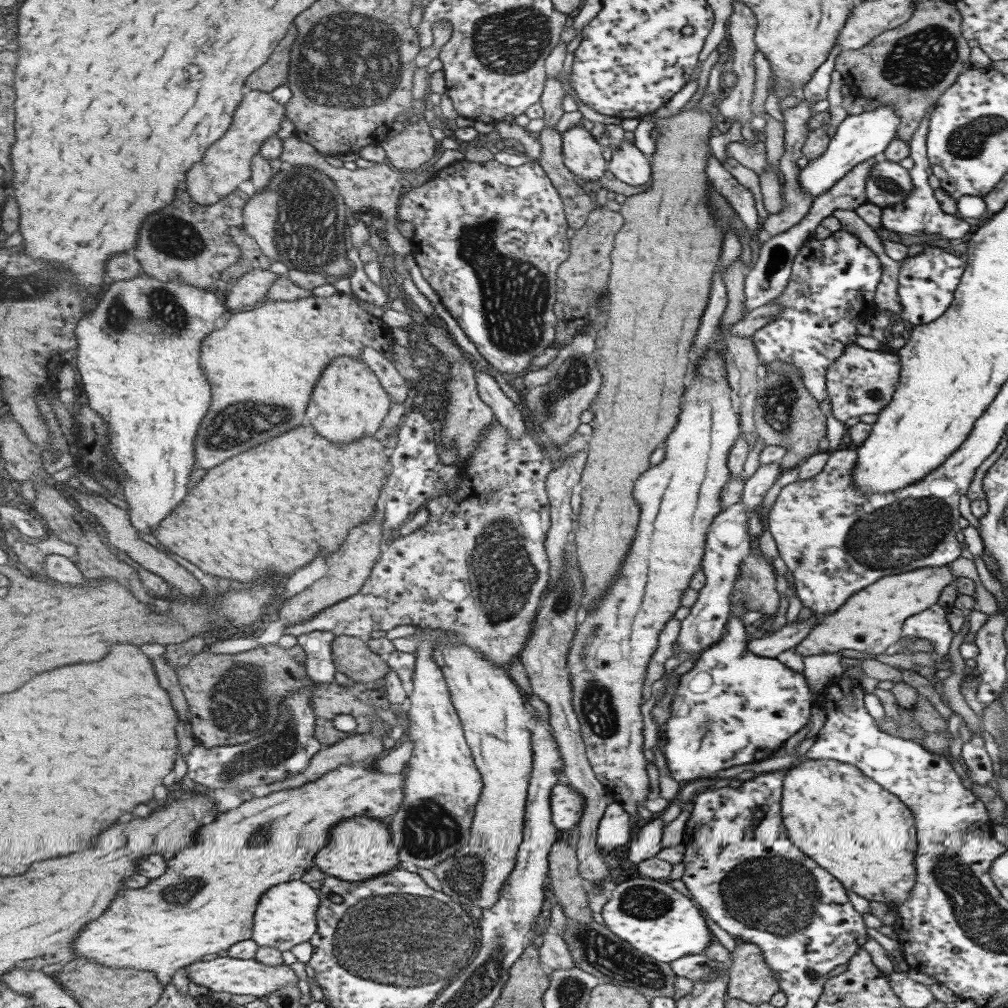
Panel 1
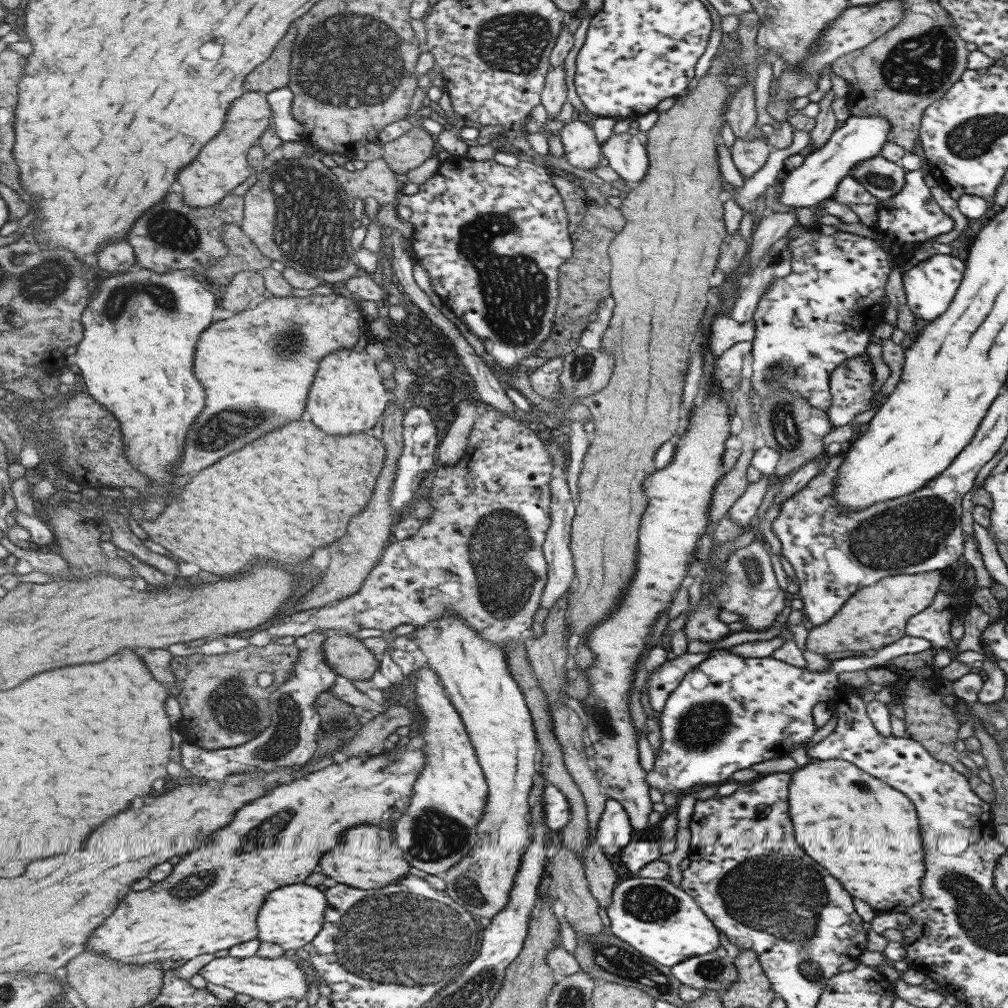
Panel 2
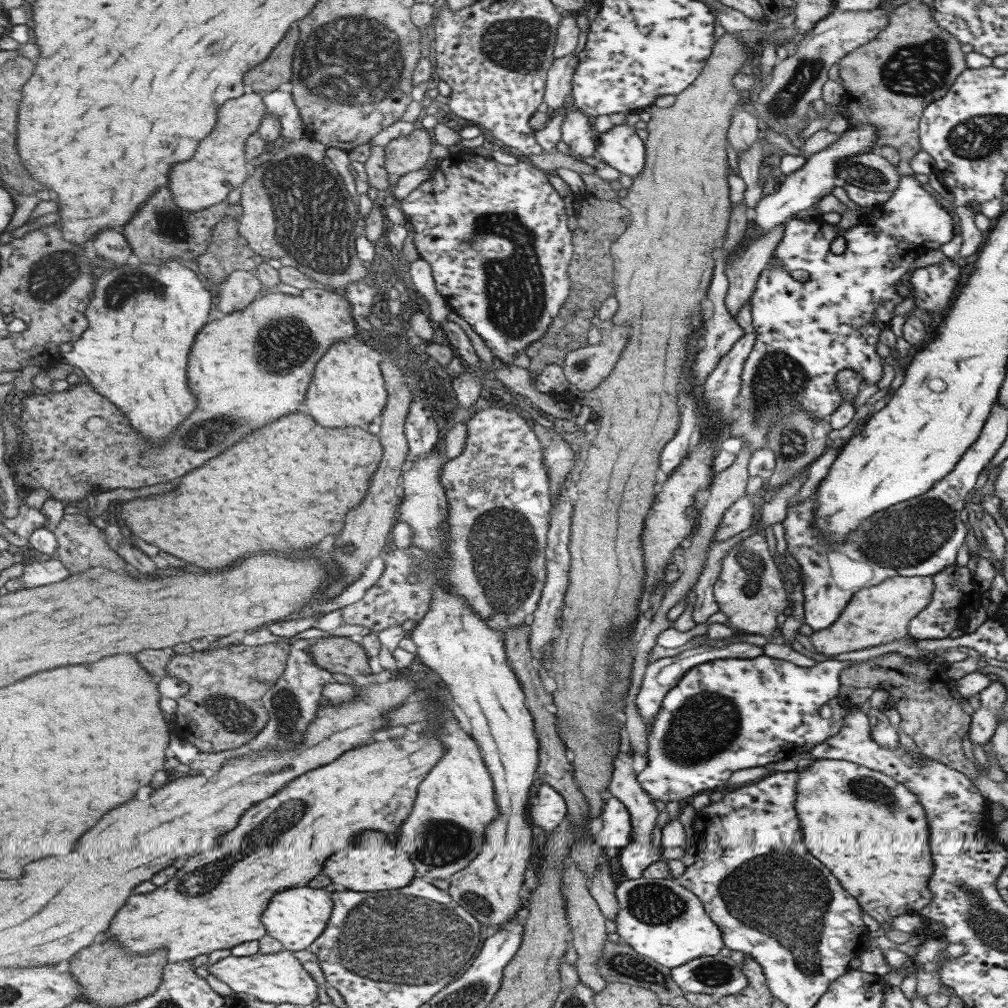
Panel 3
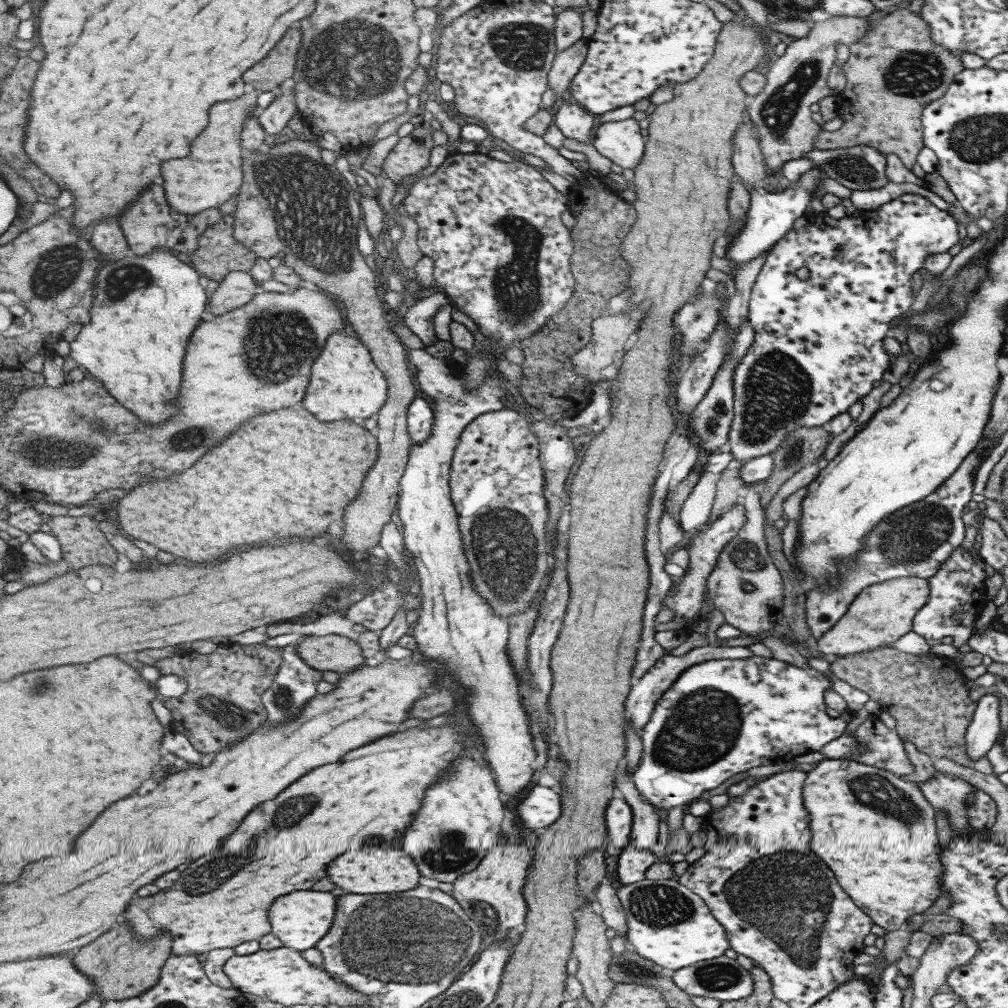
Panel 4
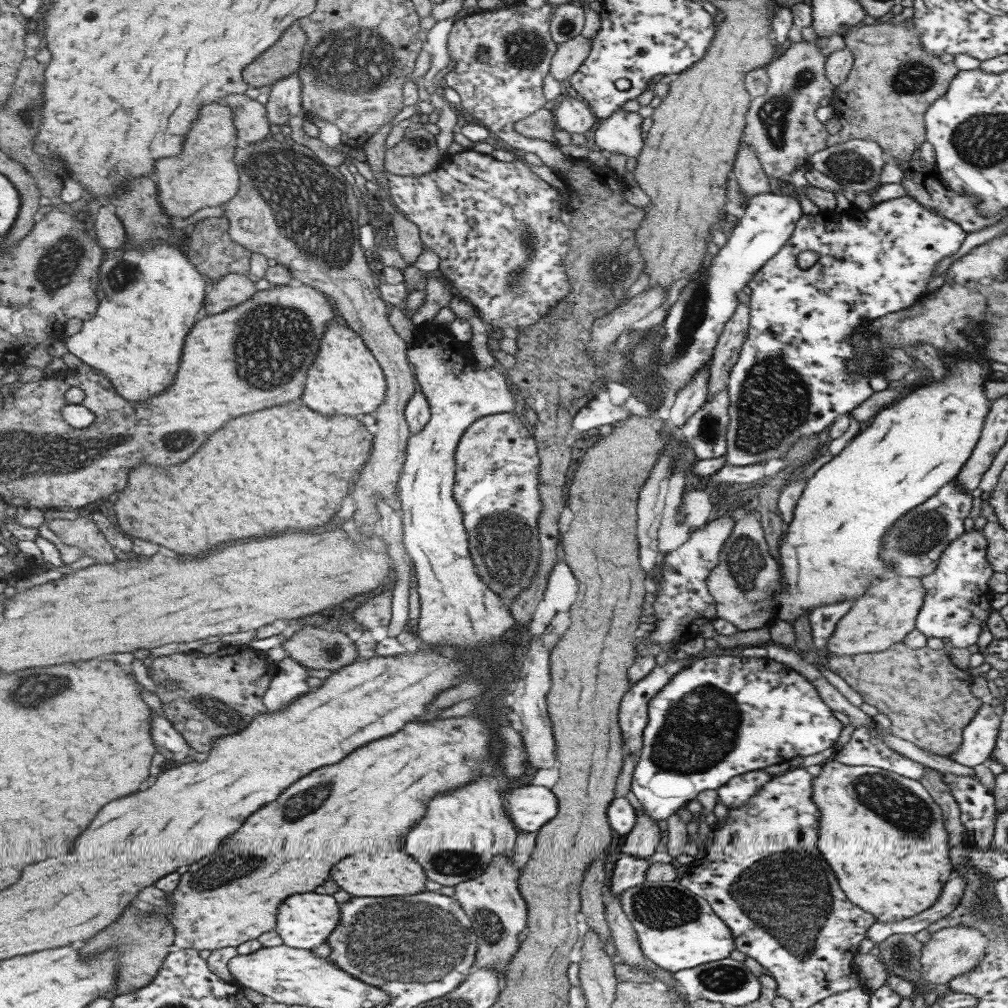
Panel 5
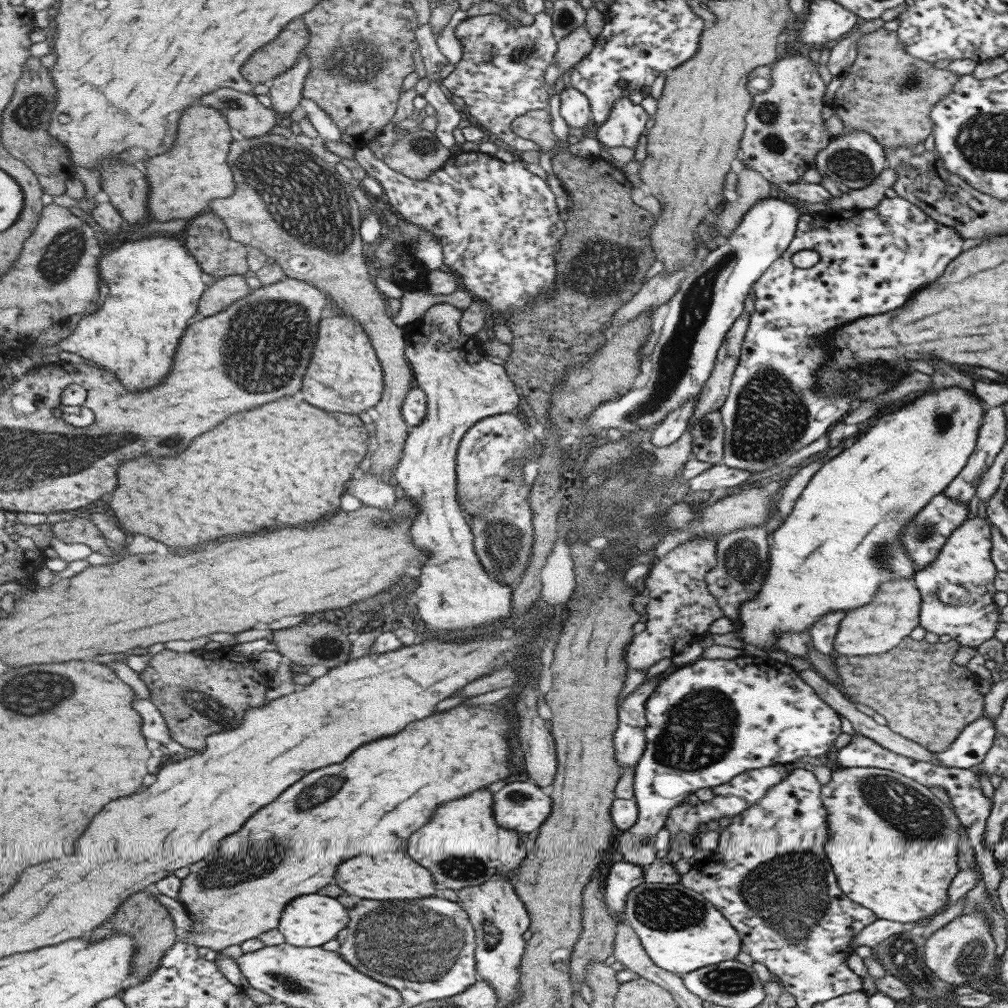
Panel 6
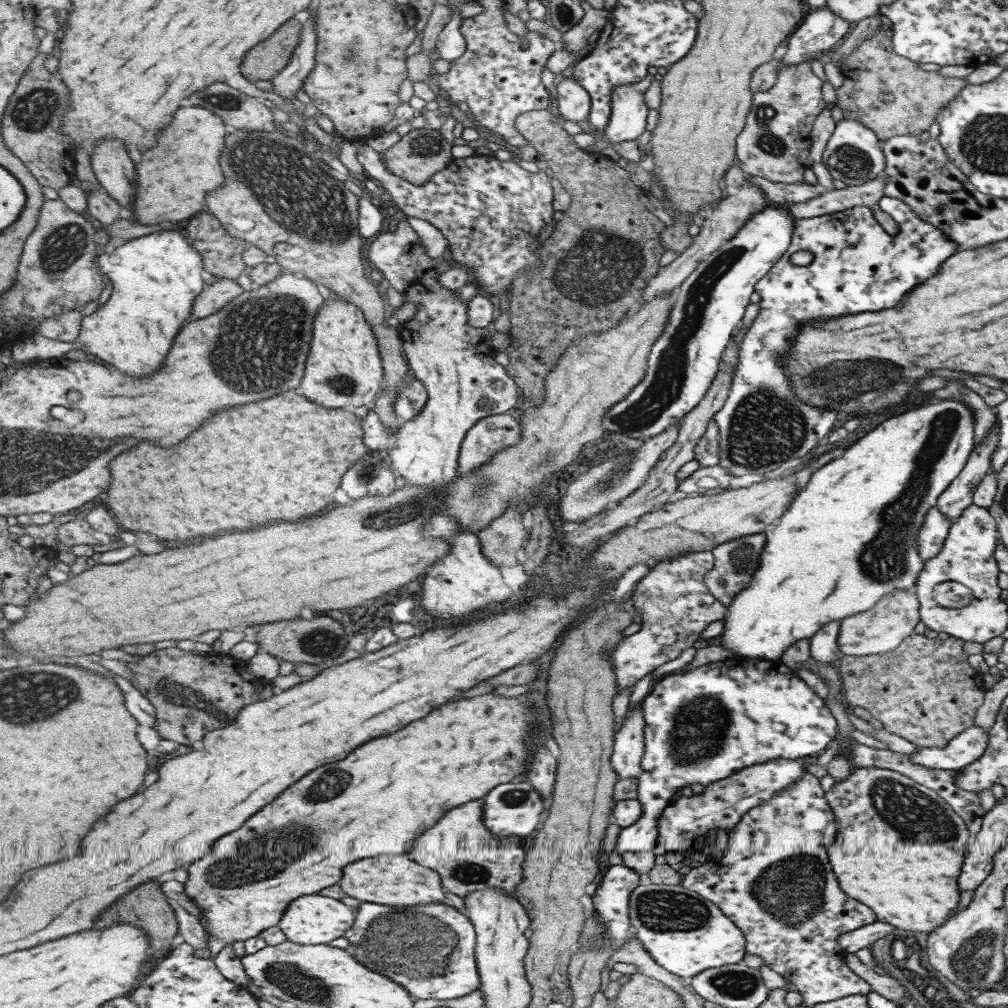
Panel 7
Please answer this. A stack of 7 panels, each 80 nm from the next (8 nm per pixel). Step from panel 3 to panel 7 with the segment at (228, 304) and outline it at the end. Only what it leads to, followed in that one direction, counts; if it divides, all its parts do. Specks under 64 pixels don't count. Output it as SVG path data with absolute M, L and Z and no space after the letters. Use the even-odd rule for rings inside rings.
M231 278L220 279L203 289L203 292L195 299L192 318L195 320L207 318L227 307L232 300L244 292L239 282Z

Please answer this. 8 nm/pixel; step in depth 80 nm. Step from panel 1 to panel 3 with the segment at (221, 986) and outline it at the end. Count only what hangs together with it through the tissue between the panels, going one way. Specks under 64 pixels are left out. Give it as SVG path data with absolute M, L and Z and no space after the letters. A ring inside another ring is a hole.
M284 949L277 954L263 954L261 952L253 956L233 956L217 961L207 966L207 971L217 979L226 983L235 993L244 992L249 997L256 997L263 1002L275 1004L291 1003L307 1006L319 998L319 986L311 978L311 974L303 968L299 958L293 954L293 950Z

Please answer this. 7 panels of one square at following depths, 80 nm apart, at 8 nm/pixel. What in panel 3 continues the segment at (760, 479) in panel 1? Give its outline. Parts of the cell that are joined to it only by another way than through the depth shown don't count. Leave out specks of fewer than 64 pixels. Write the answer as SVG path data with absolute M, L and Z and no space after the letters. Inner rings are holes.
M743 495L723 513L722 519L719 521L719 526L714 532L712 542L708 546L708 550L714 542L725 540L741 532L741 530L752 526L754 502L756 500L751 495Z

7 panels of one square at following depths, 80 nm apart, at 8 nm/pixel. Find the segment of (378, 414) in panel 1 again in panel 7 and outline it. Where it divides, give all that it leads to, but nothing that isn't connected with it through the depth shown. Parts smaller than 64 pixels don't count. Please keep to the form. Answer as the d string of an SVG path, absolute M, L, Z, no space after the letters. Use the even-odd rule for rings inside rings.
M346 298L323 305L314 320L314 340L303 378L301 394L327 408L349 409L375 402L381 392L383 365L381 346L366 314Z

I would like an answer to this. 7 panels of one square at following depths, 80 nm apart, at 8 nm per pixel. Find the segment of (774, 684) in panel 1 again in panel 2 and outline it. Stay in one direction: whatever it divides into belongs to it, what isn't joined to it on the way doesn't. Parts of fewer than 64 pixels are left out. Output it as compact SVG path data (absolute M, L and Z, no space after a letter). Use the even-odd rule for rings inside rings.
M905 635L877 653L831 661L829 667L821 672L811 672L805 667L796 668L770 657L741 658L729 654L723 648L711 650L703 662L699 662L697 667L684 674L679 685L669 693L663 708L658 713L661 746L656 754L653 752L653 769L646 772L645 782L648 788L657 788L661 794L674 792L679 797L686 793L694 794L709 785L730 781L731 774L735 770L788 756L791 744L802 744L804 740L815 734L811 708L817 703L826 703L833 698L833 694L839 688L837 675L840 672L853 672L885 665L885 662L897 656L917 654L928 649L931 649L929 641Z

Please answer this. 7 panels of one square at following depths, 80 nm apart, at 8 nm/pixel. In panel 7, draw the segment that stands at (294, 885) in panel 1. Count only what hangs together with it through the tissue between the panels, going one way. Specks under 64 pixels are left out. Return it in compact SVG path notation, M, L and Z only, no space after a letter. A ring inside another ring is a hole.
M319 893L299 898L291 902L290 908L283 915L281 927L291 942L301 945L327 945L341 936L354 925L357 918L357 910L349 908L341 900L320 896Z

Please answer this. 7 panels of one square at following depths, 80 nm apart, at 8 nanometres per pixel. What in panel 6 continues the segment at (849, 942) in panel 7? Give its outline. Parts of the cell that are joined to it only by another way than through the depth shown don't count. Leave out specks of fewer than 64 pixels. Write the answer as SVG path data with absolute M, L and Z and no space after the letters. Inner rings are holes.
M876 918L873 922L865 926L865 928L862 928L852 940L850 940L850 945L852 946L852 950L855 950L858 946L873 947L879 944L884 938L891 936L891 934L919 931L926 923L925 921L900 923Z

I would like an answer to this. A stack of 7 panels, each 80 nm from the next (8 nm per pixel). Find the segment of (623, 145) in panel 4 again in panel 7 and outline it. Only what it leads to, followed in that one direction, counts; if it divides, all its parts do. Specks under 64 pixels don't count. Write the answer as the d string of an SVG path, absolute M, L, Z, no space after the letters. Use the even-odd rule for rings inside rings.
M643 77L639 82L620 84L614 88L610 118L603 128L602 138L611 143L635 141L646 130L648 108L644 103L644 92L650 83Z

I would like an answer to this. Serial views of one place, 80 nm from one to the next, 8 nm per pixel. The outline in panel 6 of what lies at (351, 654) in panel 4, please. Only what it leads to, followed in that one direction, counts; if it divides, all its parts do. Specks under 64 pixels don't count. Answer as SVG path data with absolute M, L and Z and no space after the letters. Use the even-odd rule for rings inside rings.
M314 621L311 625L302 622L292 628L273 631L269 639L270 648L283 654L290 662L303 667L324 665L327 669L337 668L349 661L353 642L351 635L339 630L335 624L325 621Z

